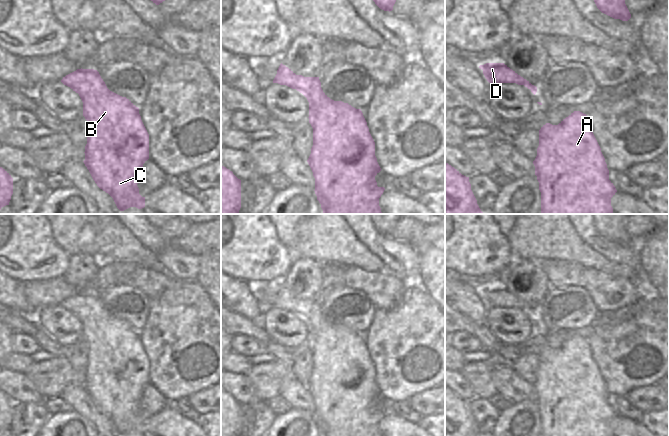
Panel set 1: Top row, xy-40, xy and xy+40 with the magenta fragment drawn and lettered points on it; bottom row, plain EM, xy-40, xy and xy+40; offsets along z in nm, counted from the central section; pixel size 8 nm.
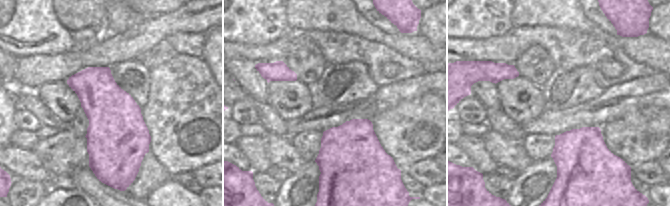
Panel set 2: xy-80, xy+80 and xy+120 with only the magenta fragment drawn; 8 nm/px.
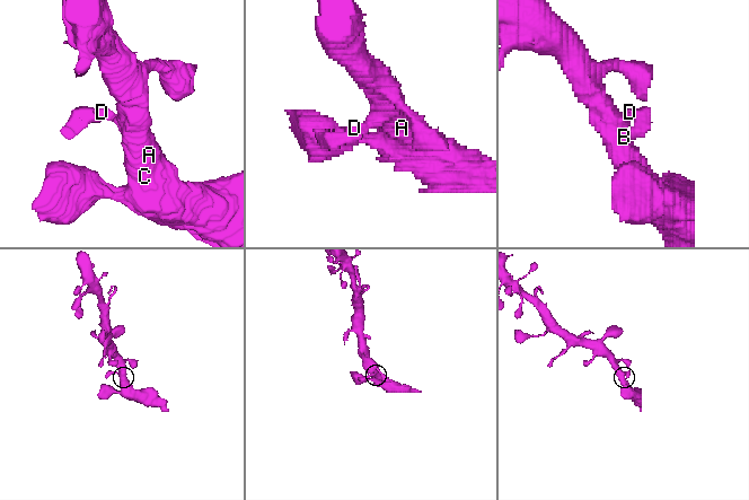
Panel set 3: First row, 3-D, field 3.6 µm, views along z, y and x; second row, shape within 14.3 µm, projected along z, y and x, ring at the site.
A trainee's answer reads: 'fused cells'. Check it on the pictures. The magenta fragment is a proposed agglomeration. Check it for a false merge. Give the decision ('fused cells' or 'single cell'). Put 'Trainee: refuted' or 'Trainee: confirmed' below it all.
single cell
Trainee: refuted

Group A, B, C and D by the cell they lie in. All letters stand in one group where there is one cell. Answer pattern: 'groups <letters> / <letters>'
groups A B C D

